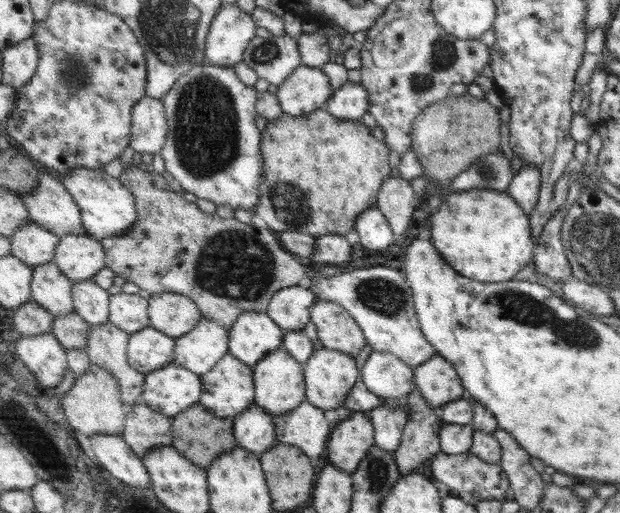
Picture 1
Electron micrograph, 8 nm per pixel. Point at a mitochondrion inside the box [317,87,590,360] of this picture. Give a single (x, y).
(380, 293)

